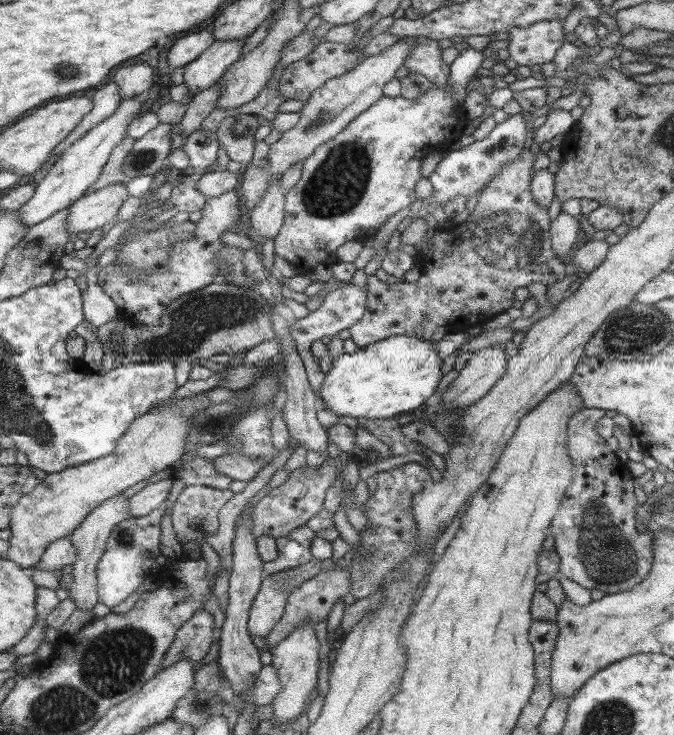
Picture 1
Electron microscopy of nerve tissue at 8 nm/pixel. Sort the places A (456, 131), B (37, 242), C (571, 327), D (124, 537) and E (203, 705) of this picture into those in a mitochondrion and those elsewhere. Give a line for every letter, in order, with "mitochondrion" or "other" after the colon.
A: other
B: other
C: other
D: mitochondrion
E: mitochondrion

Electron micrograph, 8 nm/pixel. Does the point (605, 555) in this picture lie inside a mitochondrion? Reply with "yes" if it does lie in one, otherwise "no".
yes

